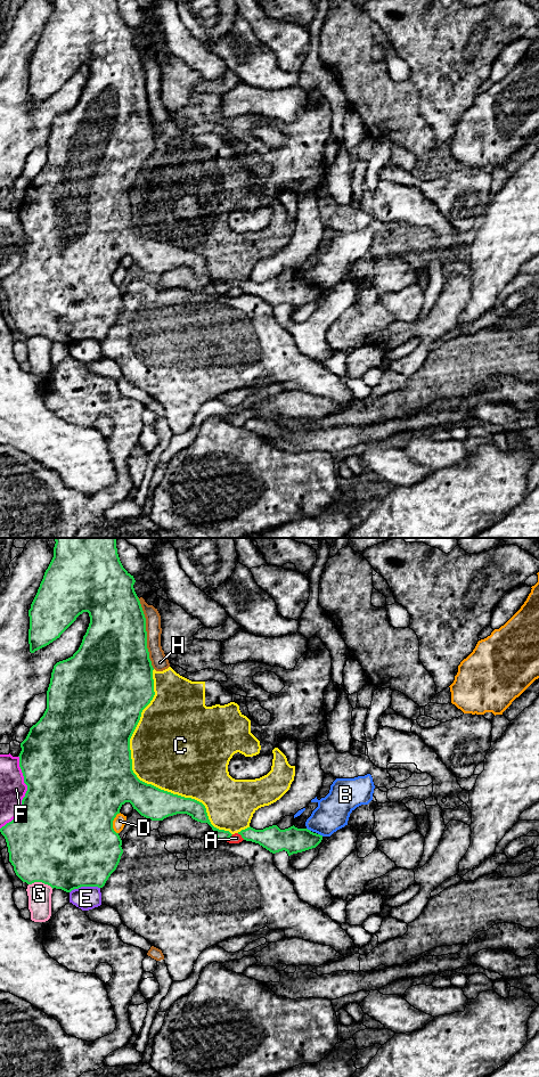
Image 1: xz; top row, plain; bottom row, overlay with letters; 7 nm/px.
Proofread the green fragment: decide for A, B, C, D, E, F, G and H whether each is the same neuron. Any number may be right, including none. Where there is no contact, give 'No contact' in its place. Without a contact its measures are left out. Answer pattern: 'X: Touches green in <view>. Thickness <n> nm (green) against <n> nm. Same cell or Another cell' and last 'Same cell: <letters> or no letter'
A: Touches green in xz. Thickness 170 nm (green) against 70 nm. Another cell
B: Touches green in xz. Thickness 190 nm (green) against 240 nm. Another cell
C: Touches green in xz. Thickness 460 nm (green) against 460 nm. Another cell
D: Touches green in xz. Thickness 500 nm (green) against 90 nm. Another cell
E: Touches green in xz. Thickness 500 nm (green) against 160 nm. Another cell
F: Touches green in xz. Thickness 500 nm (green) against 190 nm. Another cell
G: Touches green in xz. Thickness 500 nm (green) against 160 nm. Another cell
H: Touches green in xz. Thickness 460 nm (green) against 120 nm. Another cell
Same cell: no letter

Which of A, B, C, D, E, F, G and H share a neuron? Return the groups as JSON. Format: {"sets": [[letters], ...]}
{"sets": [["A"], ["B", "H"], ["C"], ["D"], ["E"], ["F"], ["G"]]}

